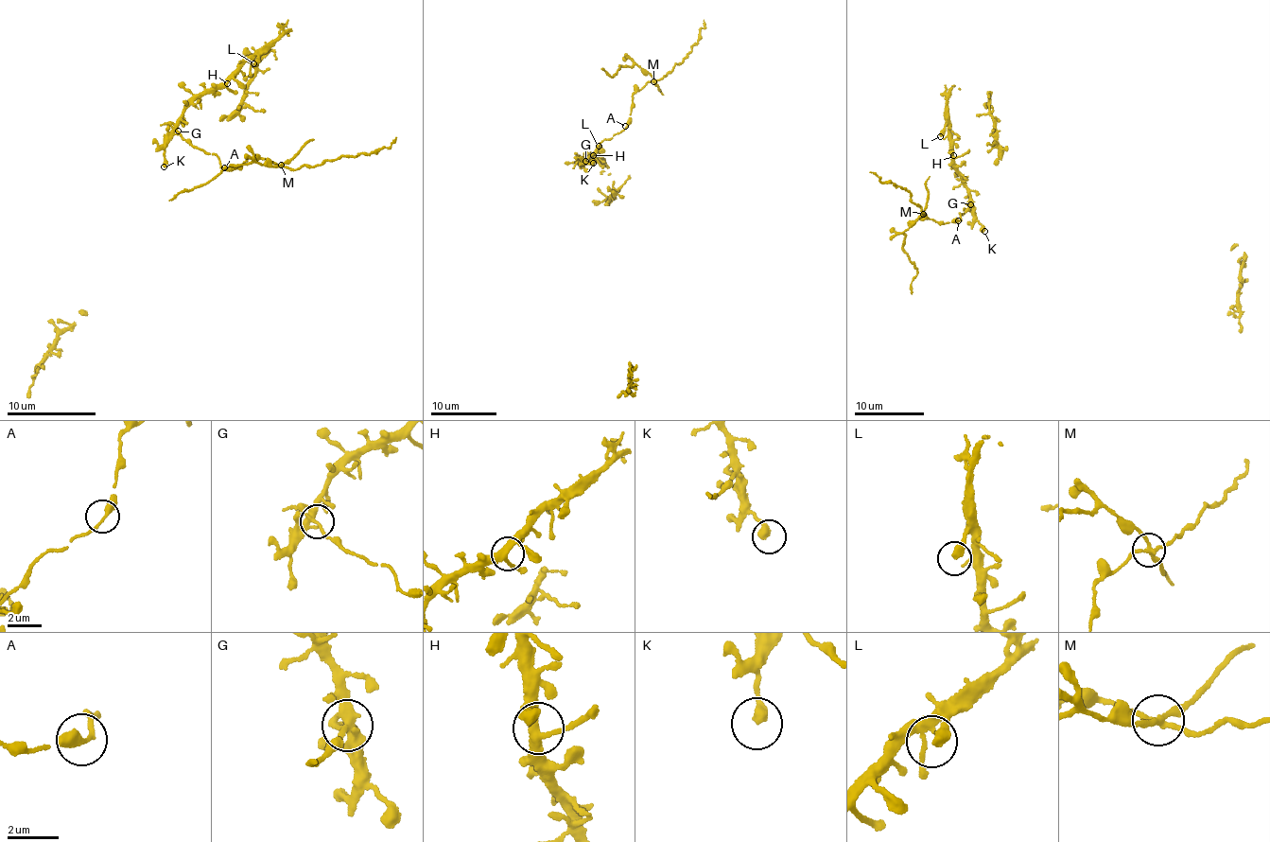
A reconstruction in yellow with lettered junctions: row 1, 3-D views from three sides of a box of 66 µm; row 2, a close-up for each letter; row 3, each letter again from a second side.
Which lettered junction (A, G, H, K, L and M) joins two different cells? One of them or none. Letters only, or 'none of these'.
M

